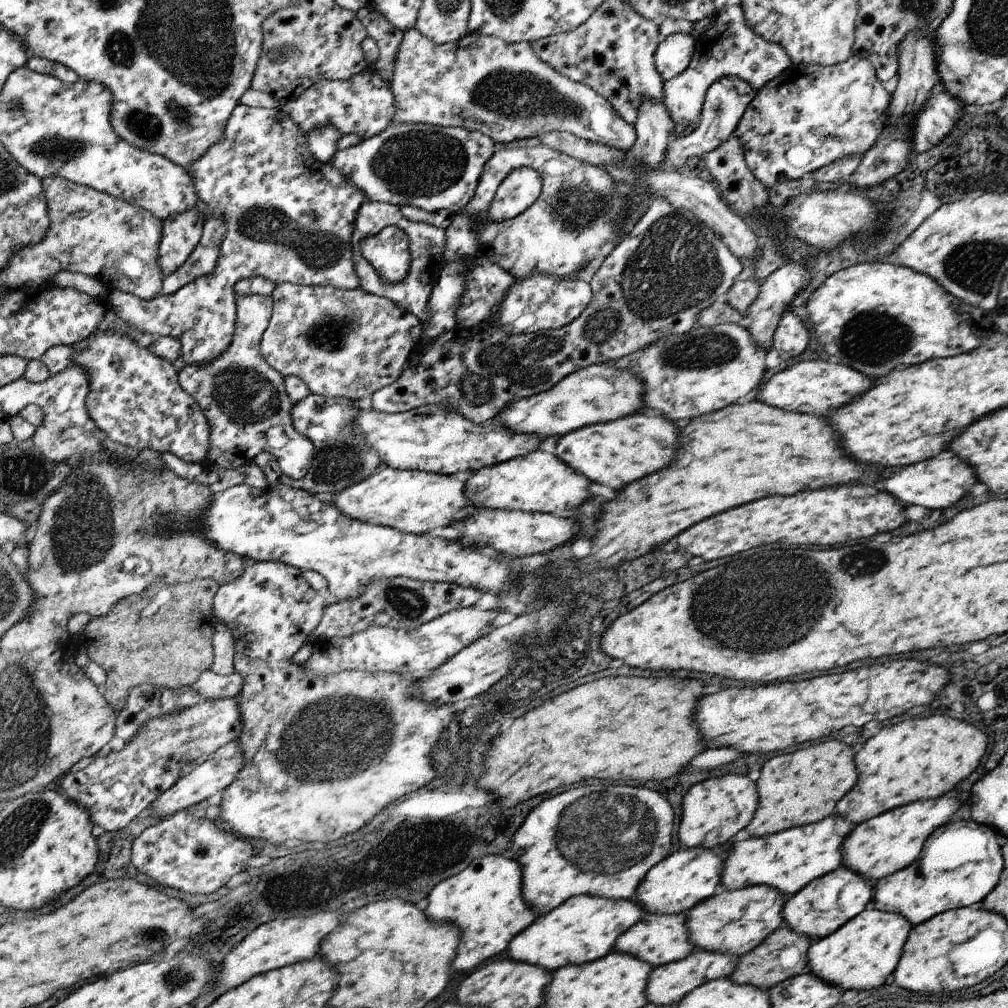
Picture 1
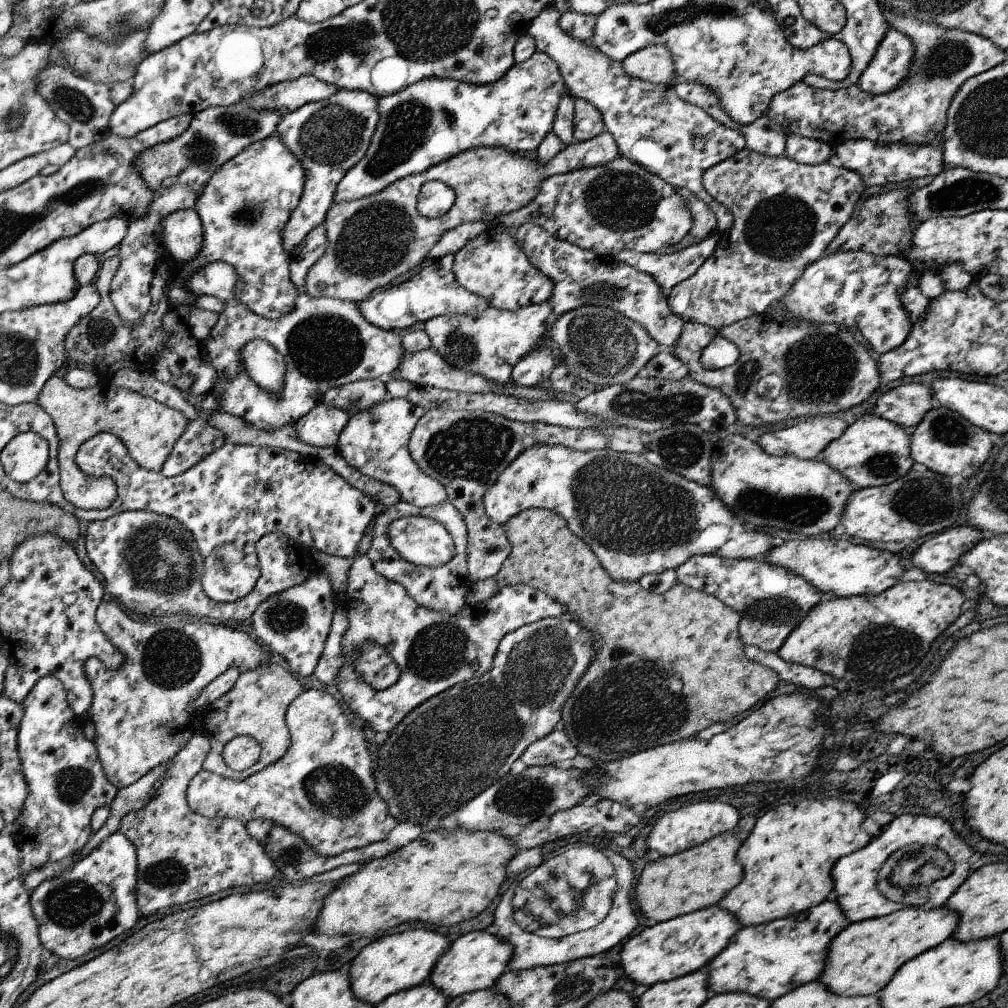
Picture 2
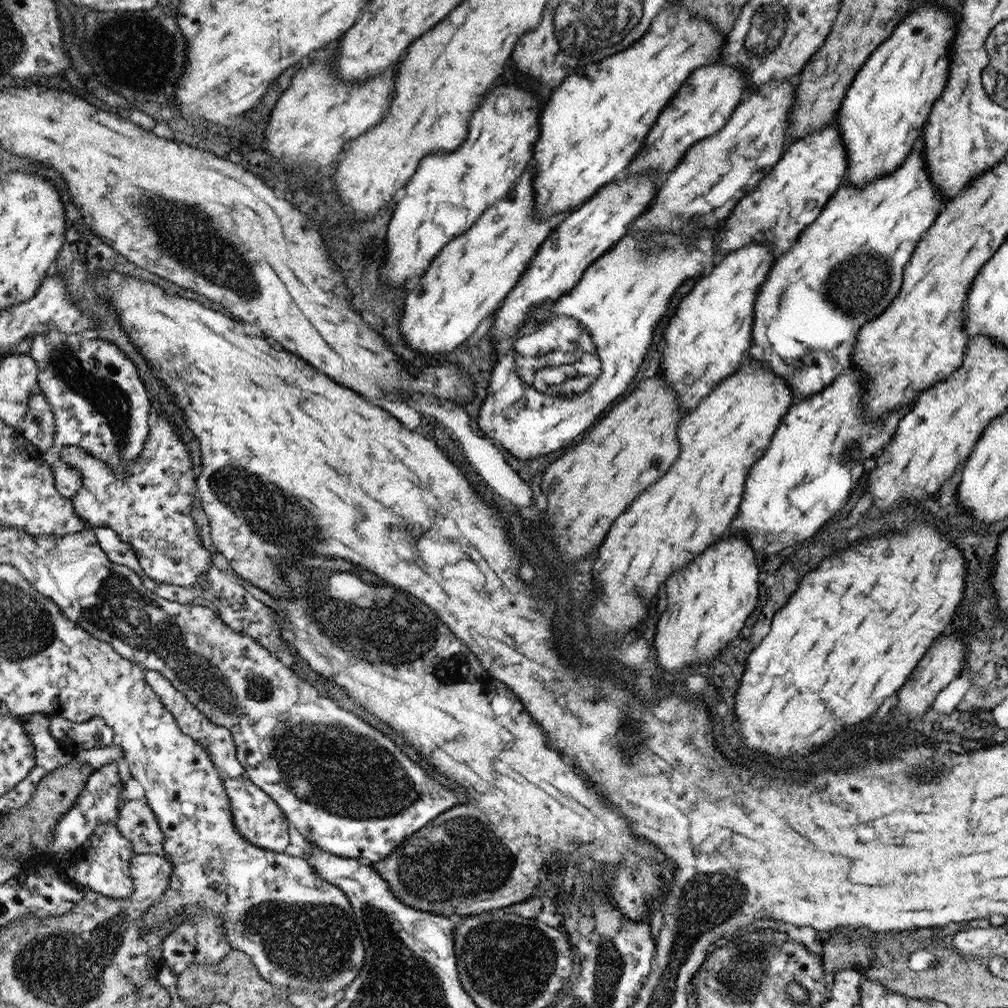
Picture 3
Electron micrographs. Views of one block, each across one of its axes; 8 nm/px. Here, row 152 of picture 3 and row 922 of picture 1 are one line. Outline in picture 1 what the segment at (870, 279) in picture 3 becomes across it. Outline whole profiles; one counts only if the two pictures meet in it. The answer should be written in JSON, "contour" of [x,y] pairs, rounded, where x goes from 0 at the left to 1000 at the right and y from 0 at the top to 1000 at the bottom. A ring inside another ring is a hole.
{"contour":[[[963,813],[944,815],[916,837],[910,853],[866,875],[862,899],[893,907],[905,920],[935,905],[967,899],[989,877],[994,862],[992,838],[993,831],[981,820]]]}

